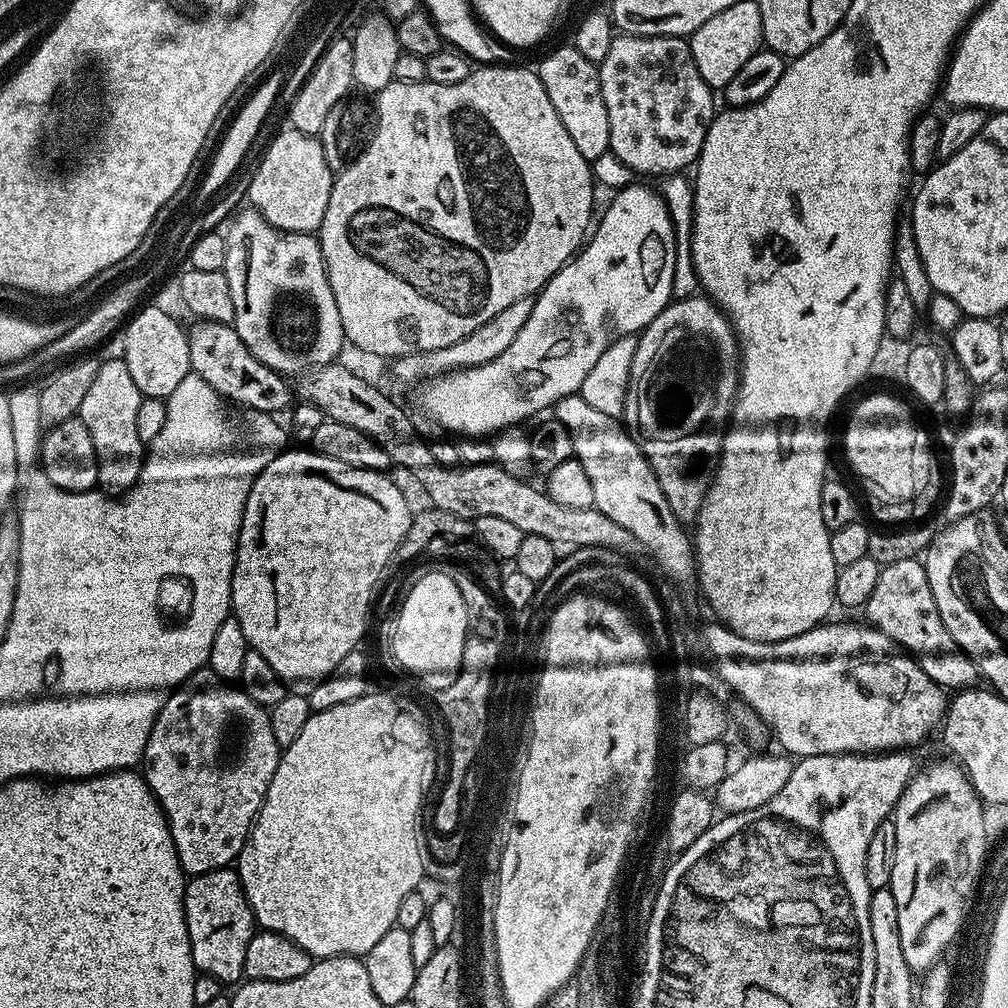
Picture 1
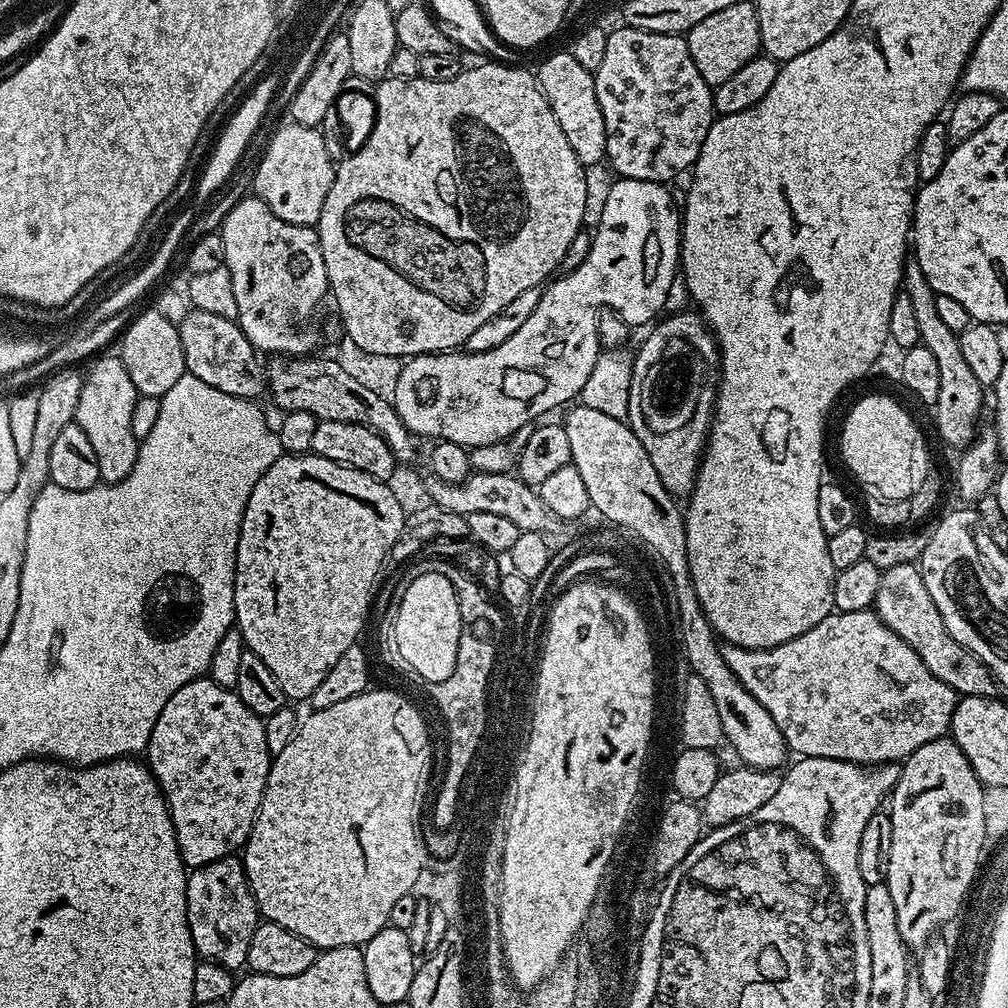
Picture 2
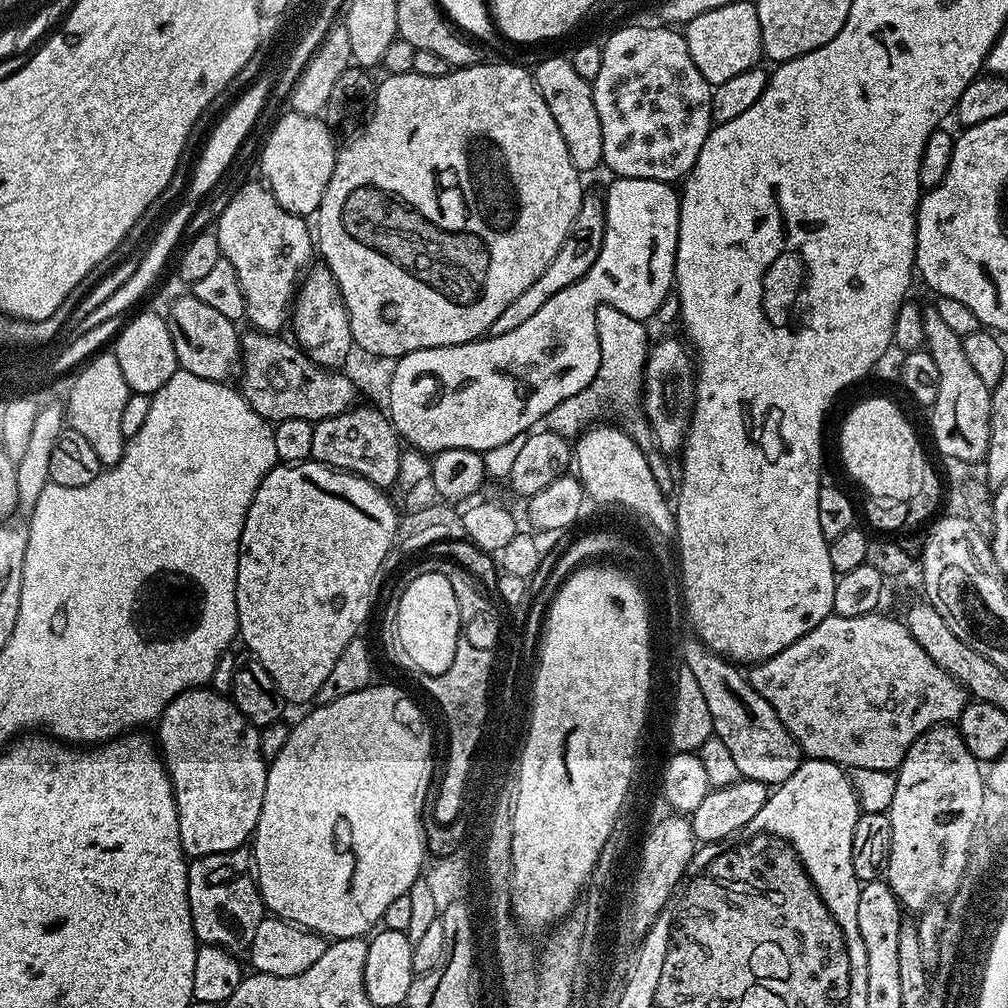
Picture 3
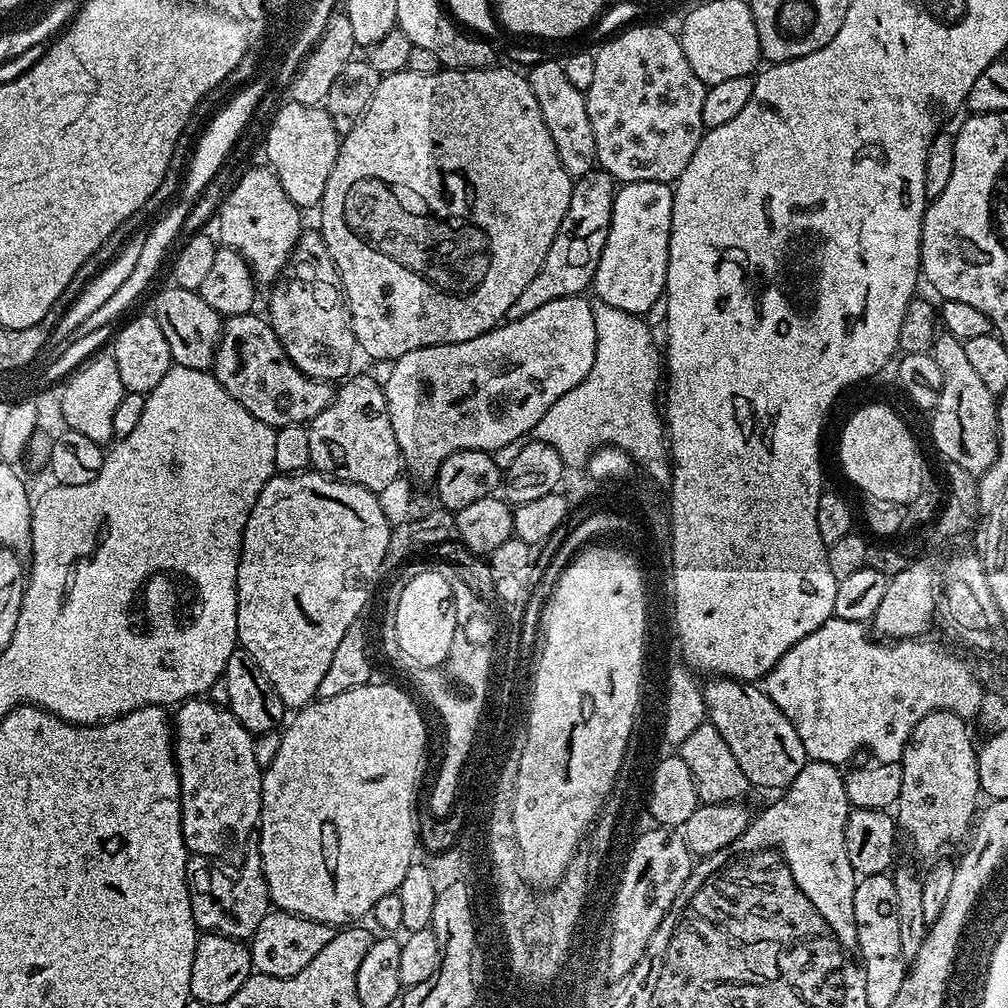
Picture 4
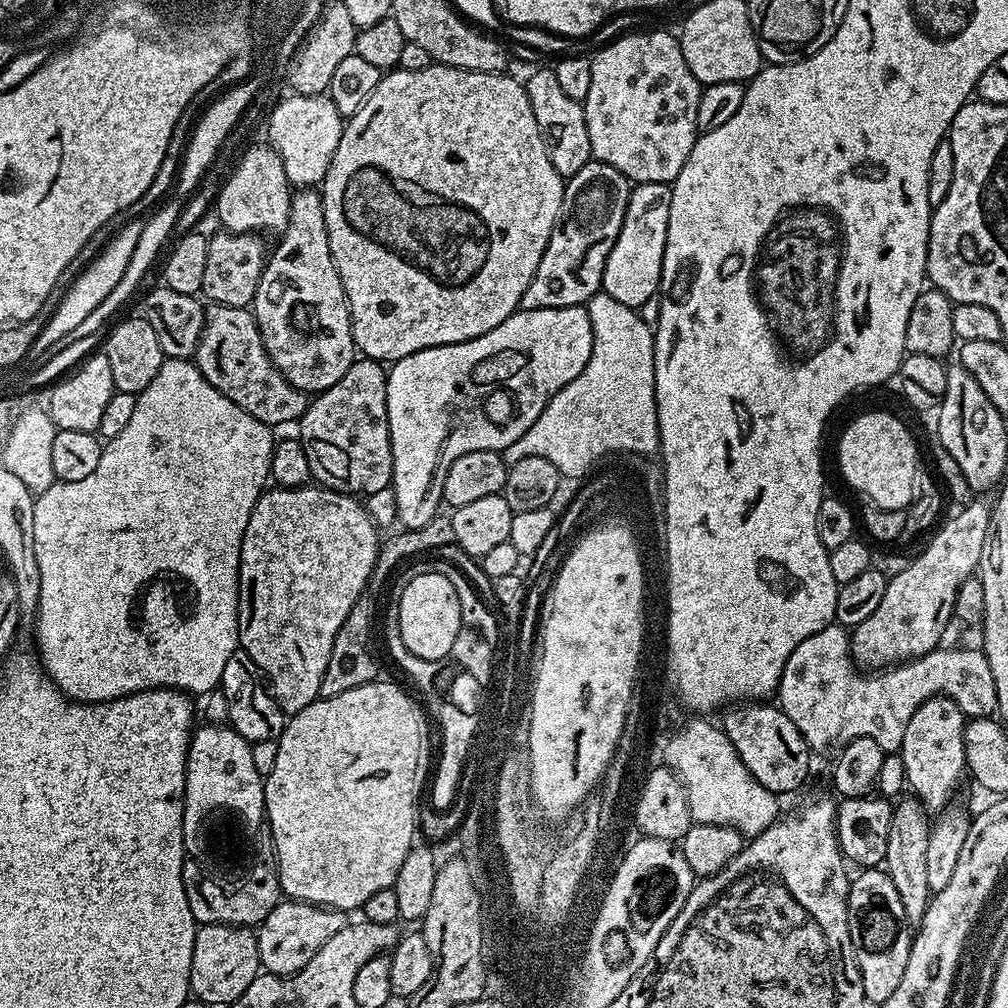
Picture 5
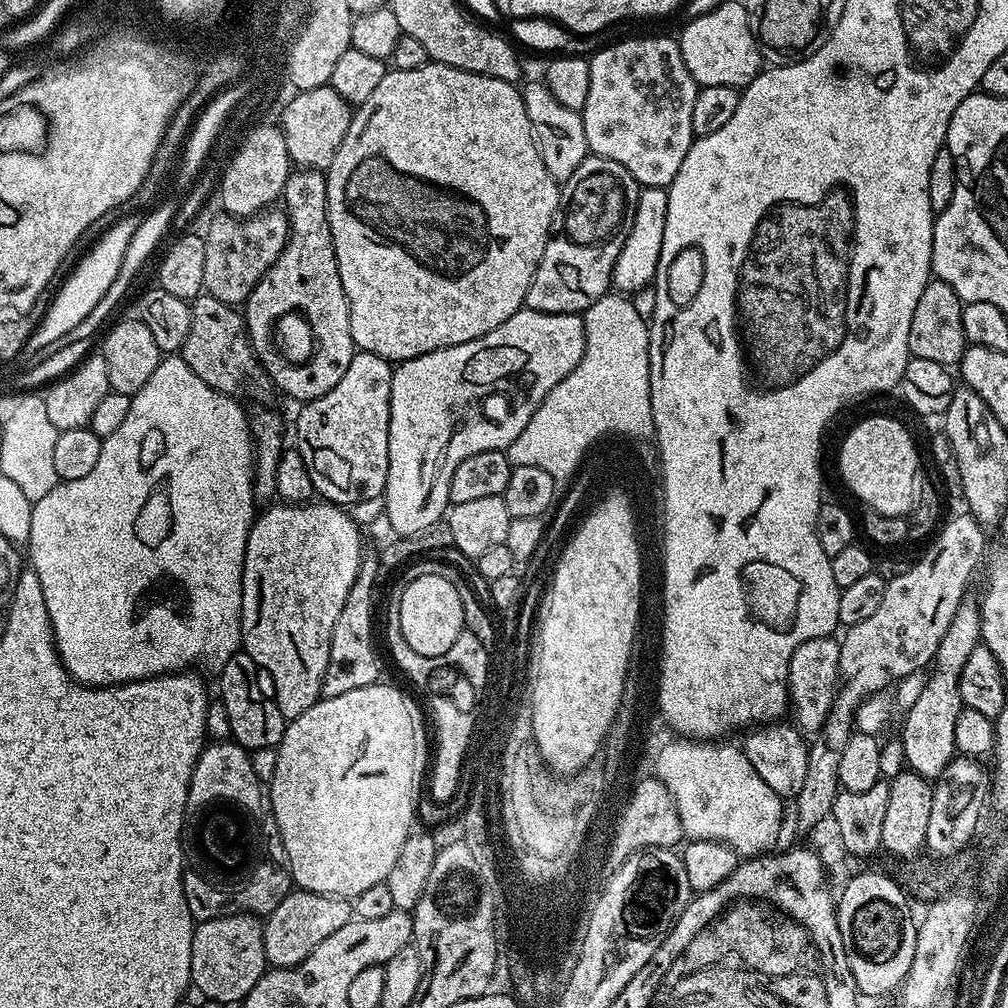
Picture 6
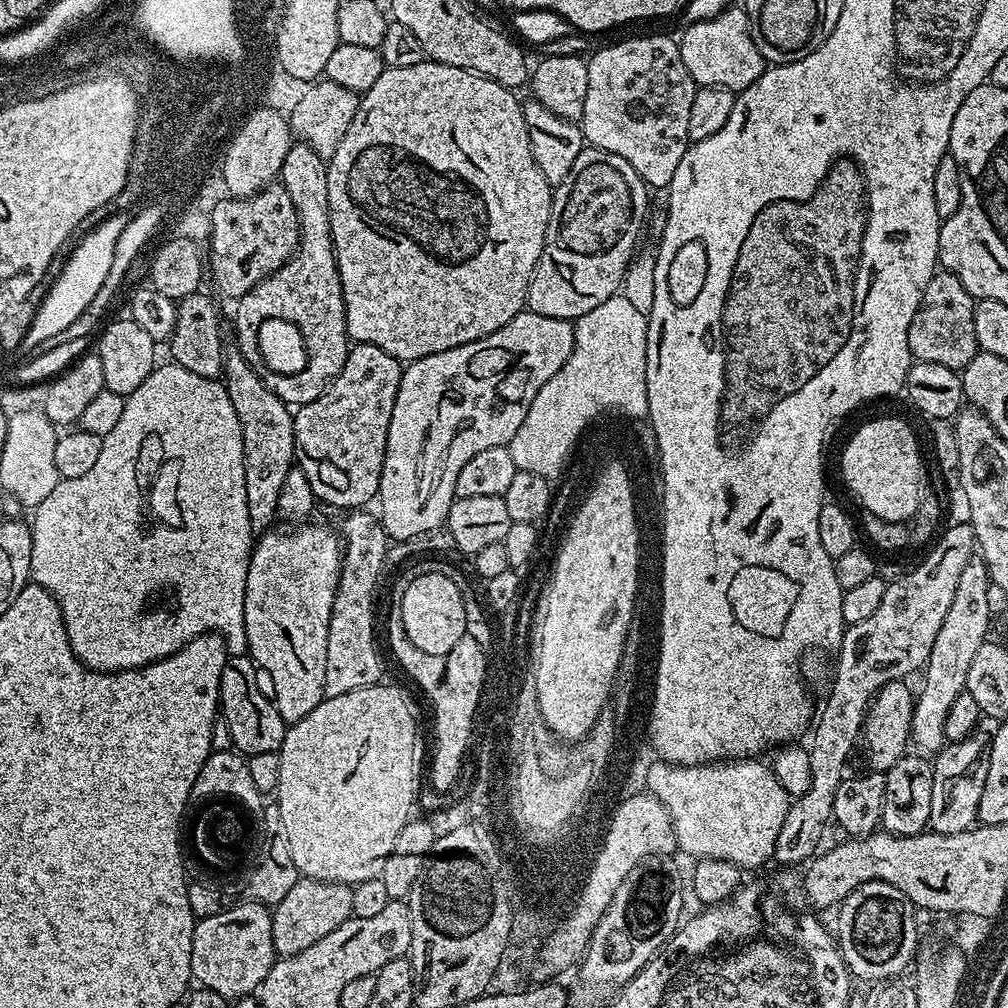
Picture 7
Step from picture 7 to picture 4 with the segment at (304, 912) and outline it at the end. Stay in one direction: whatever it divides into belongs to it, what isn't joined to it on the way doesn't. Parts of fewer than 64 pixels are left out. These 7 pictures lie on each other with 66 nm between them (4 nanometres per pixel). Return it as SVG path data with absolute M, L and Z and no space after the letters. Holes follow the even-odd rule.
M269 910L266 918L258 922L258 930L250 938L252 967L256 972L267 976L286 978L298 974L298 970L306 970L310 962L325 948L326 942L334 935L331 924L323 924L305 916L295 916L292 912Z

